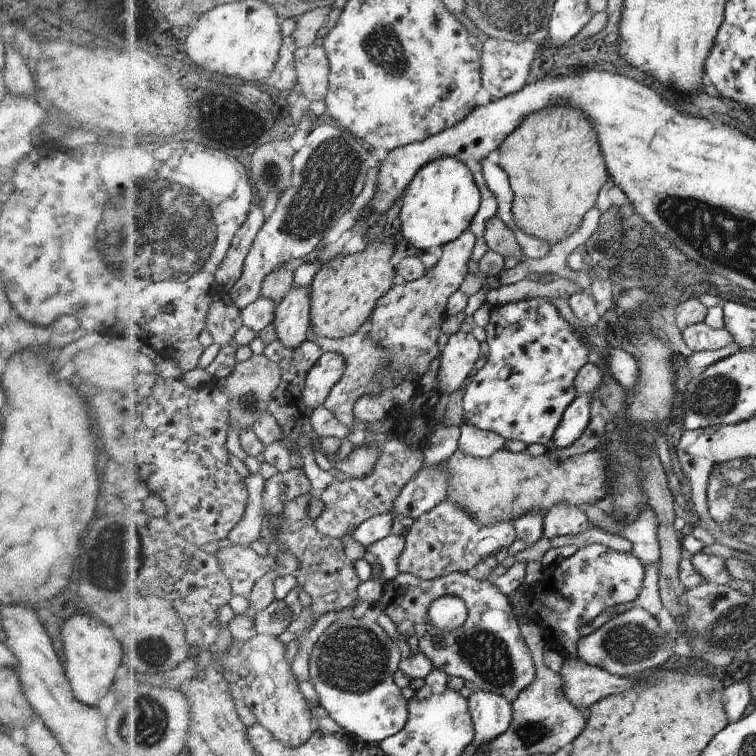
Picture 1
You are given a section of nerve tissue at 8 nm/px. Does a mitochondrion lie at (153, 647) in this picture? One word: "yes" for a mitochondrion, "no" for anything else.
yes

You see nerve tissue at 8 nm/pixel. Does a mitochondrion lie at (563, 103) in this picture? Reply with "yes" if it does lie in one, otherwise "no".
no

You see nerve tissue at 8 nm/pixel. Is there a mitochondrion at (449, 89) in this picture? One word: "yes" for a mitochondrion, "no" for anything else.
no

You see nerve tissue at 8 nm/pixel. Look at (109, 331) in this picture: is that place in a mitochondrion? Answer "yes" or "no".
no

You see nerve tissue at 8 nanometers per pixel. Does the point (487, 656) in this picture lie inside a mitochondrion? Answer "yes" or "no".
yes

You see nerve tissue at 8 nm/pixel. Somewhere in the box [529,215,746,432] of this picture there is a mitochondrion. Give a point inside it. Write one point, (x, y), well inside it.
(714, 397)

